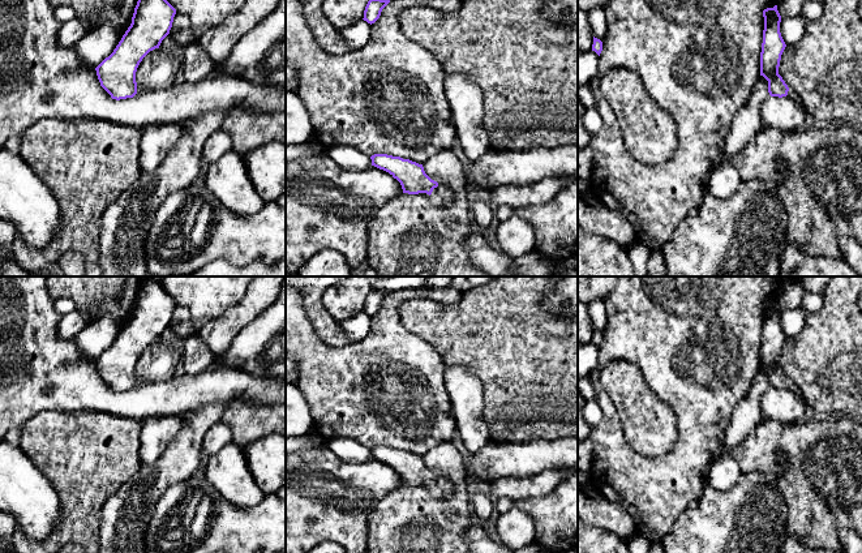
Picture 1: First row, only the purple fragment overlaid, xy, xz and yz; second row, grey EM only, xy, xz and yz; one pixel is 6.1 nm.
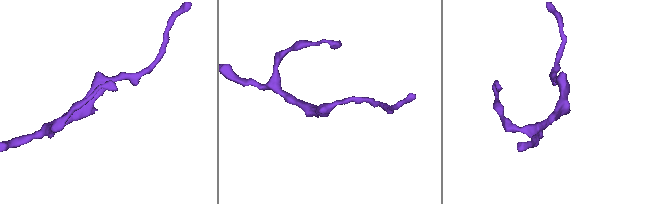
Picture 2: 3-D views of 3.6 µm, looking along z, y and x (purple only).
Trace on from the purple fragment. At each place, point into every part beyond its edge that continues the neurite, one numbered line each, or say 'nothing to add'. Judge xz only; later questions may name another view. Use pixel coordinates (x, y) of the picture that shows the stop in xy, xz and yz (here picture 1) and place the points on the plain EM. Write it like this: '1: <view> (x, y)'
1: xz (442, 488)

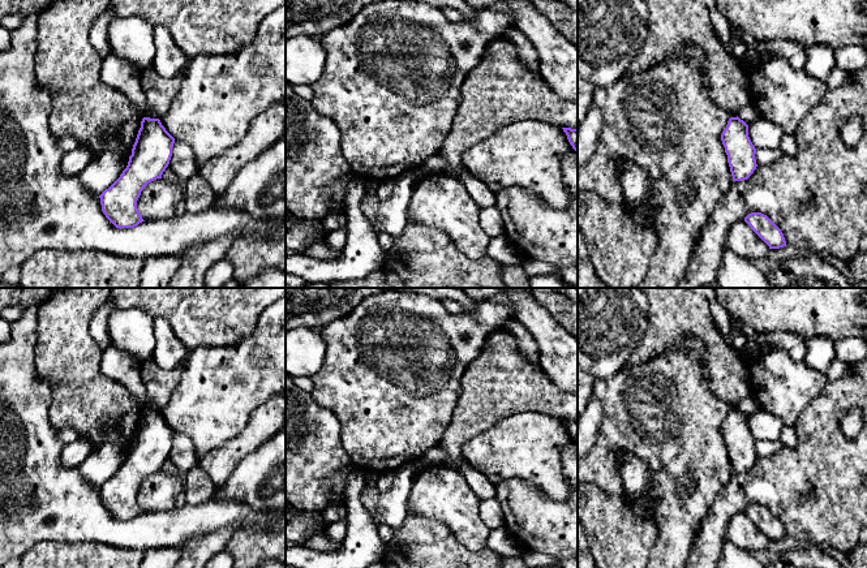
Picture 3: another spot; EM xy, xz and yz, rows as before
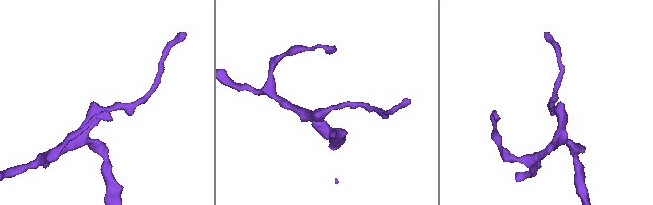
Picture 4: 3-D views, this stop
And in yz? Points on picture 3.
nothing to add

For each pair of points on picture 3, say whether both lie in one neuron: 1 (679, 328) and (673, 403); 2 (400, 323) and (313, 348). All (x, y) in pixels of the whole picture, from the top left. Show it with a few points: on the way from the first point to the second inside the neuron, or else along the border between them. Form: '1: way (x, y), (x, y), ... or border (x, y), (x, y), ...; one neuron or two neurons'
1: border (705, 347), (690, 339), (682, 352), (647, 360); two neurons
2: border (321, 328), (325, 343), (325, 360), (316, 373); two neurons

